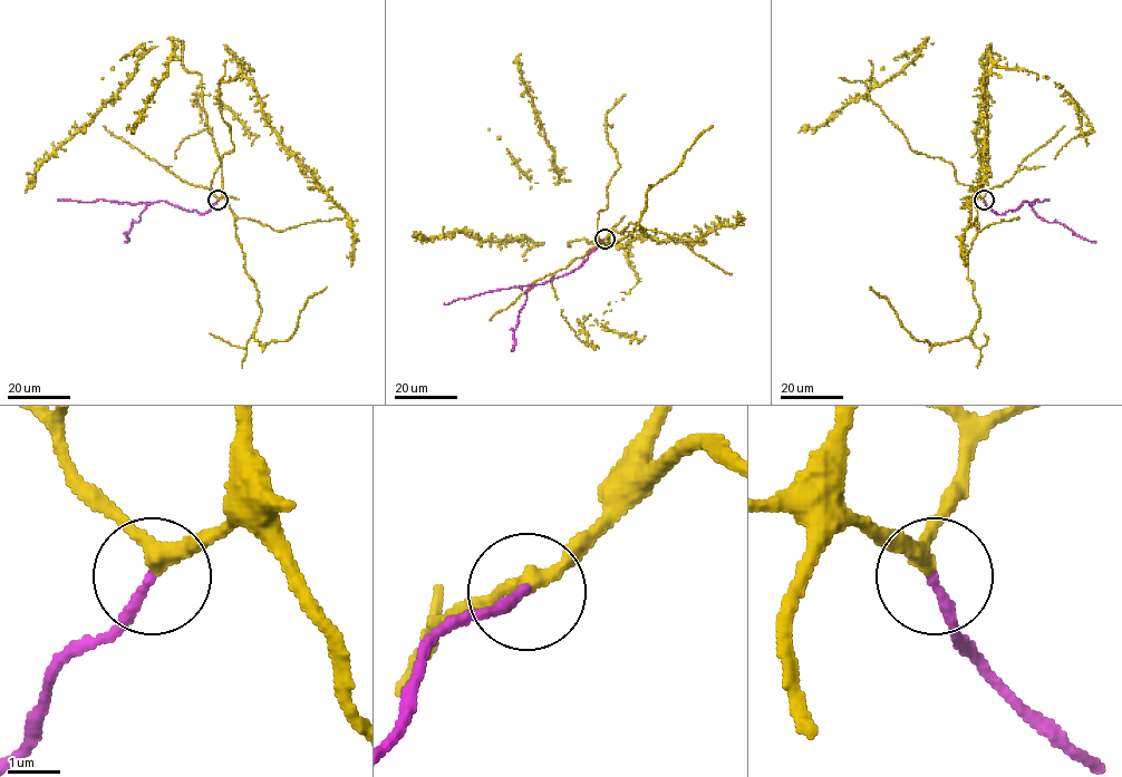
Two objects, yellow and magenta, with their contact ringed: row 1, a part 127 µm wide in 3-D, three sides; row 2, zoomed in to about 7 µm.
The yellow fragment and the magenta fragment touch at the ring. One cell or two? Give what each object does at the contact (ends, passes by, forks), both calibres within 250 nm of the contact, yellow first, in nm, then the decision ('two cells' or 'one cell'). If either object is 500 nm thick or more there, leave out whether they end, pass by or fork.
yellow passes by; magenta ends there; 280 nm thick on the yellow side, 200 nm on the other; one cell

